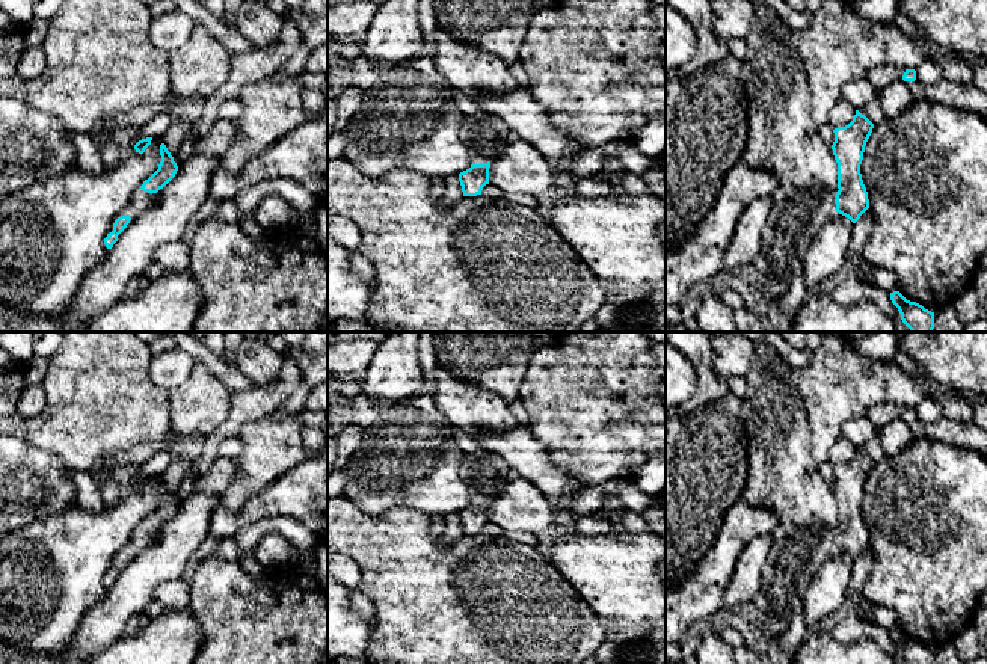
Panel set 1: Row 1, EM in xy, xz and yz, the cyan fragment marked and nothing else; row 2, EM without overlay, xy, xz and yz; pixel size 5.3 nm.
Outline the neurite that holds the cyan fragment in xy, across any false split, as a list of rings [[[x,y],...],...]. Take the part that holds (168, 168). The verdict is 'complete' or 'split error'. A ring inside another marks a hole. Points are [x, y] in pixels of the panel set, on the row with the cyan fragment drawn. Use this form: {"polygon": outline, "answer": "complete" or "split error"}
{"polygon": [[[164,143],[160,145],[160,155],[161,161],[158,169],[143,181],[142,187],[133,195],[125,213],[115,220],[113,231],[104,238],[107,249],[113,247],[118,241],[118,235],[127,228],[130,220],[151,207],[157,198],[157,192],[175,177],[178,166]]], "answer": "split error"}

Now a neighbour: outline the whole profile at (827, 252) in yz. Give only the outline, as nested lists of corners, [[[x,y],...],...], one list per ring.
[[[838,211],[822,225],[804,258],[804,285],[807,294],[827,284],[847,260],[854,223]]]

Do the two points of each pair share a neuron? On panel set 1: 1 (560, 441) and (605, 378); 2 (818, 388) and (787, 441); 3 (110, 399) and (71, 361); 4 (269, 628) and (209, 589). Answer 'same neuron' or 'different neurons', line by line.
1: same neuron
2: different neurons
3: same neuron
4: same neuron

